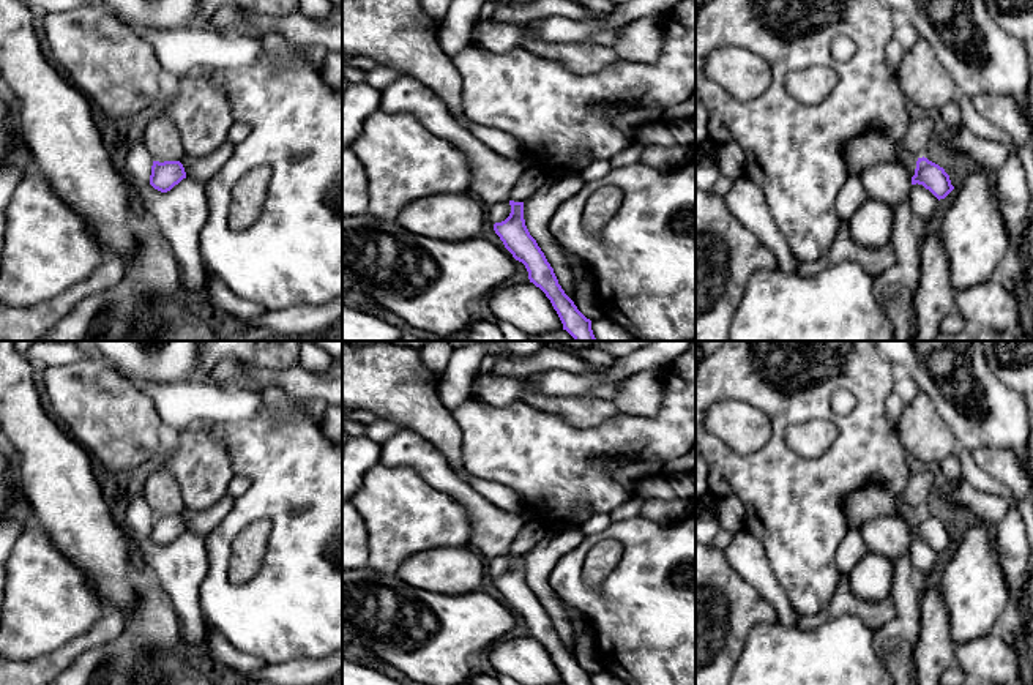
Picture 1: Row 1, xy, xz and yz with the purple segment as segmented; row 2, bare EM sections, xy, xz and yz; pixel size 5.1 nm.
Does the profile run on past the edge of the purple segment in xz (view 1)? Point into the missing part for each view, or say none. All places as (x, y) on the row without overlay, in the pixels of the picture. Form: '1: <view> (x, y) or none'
1: none

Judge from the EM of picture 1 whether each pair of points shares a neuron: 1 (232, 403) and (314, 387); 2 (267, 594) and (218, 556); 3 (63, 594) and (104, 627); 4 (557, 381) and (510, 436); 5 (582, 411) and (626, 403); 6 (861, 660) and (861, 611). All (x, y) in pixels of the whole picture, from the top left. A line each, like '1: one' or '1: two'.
1: two
2: one
3: two
4: two
5: two
6: two

